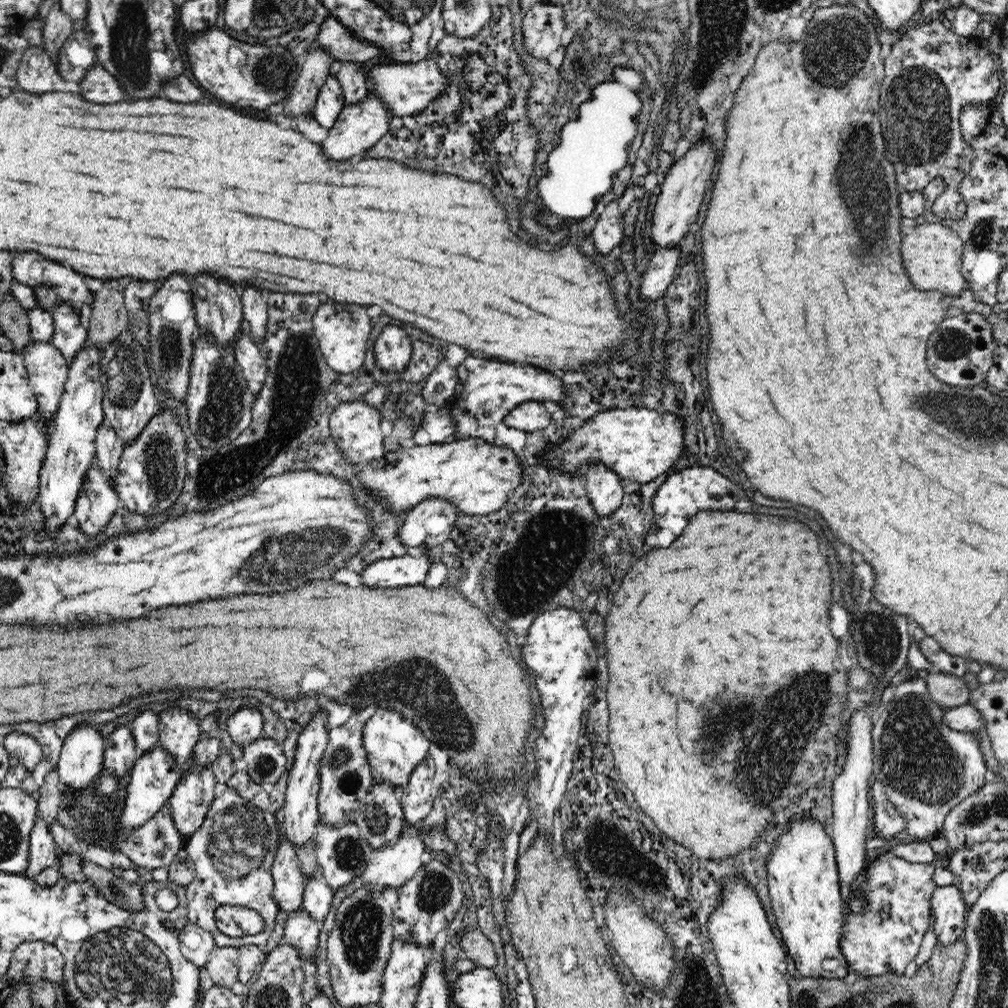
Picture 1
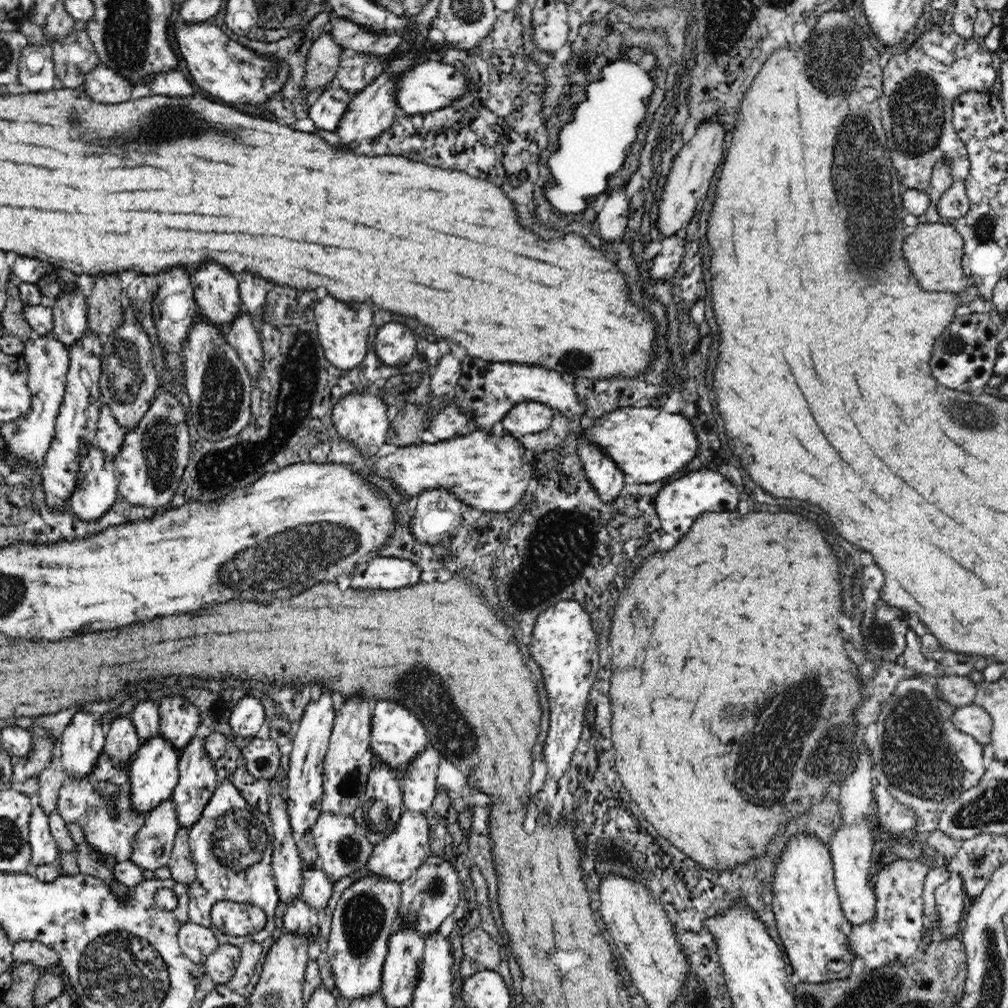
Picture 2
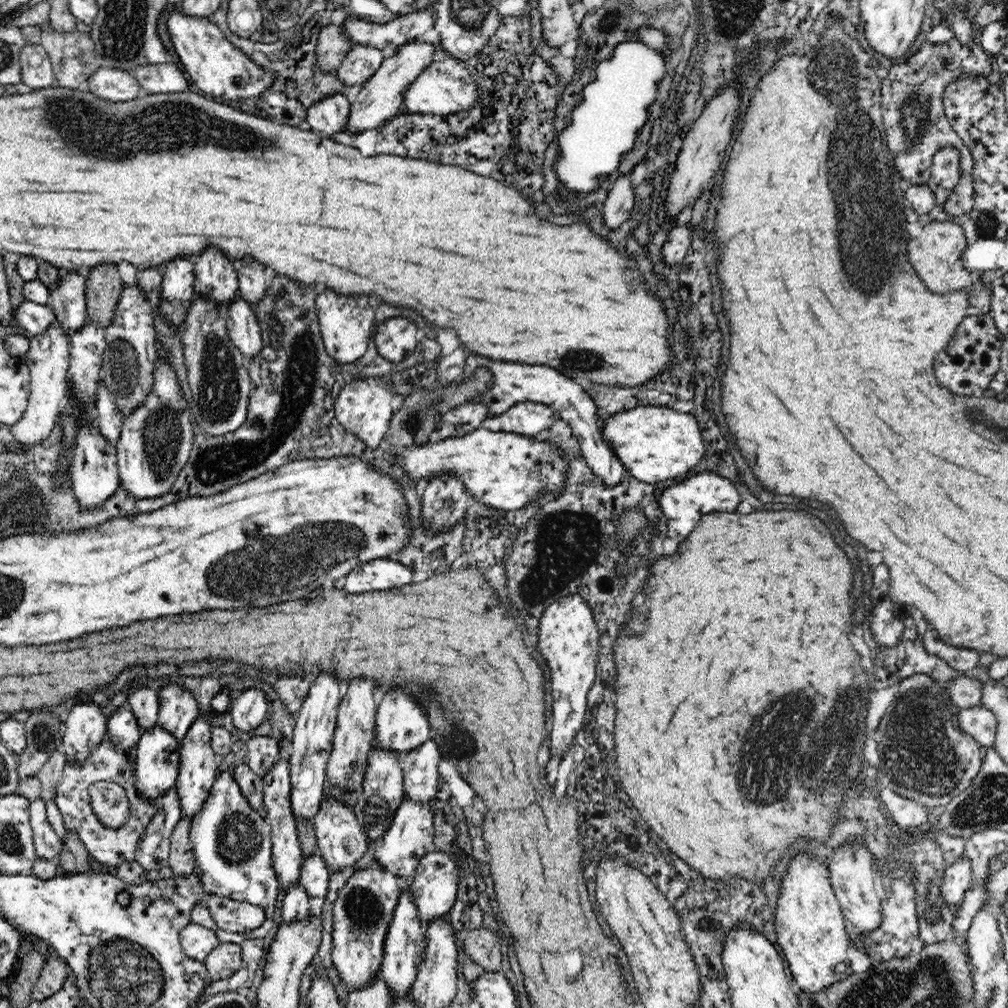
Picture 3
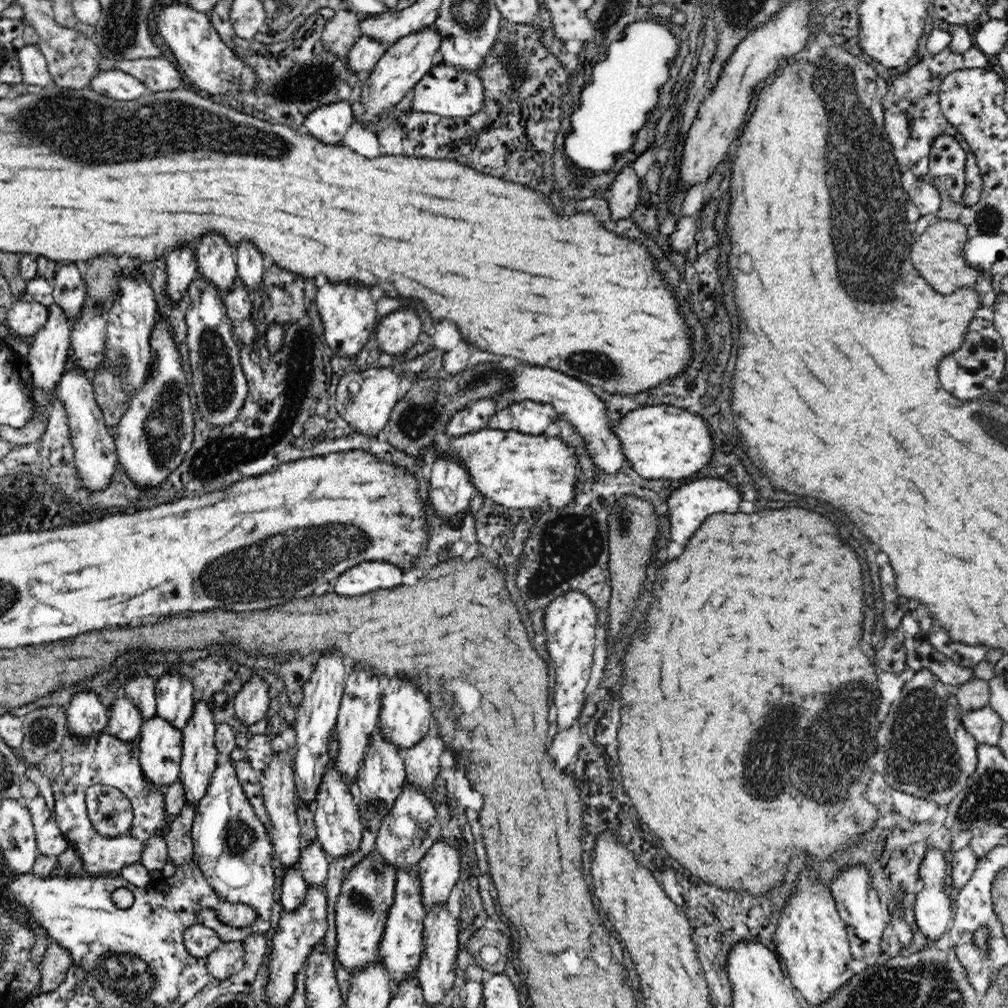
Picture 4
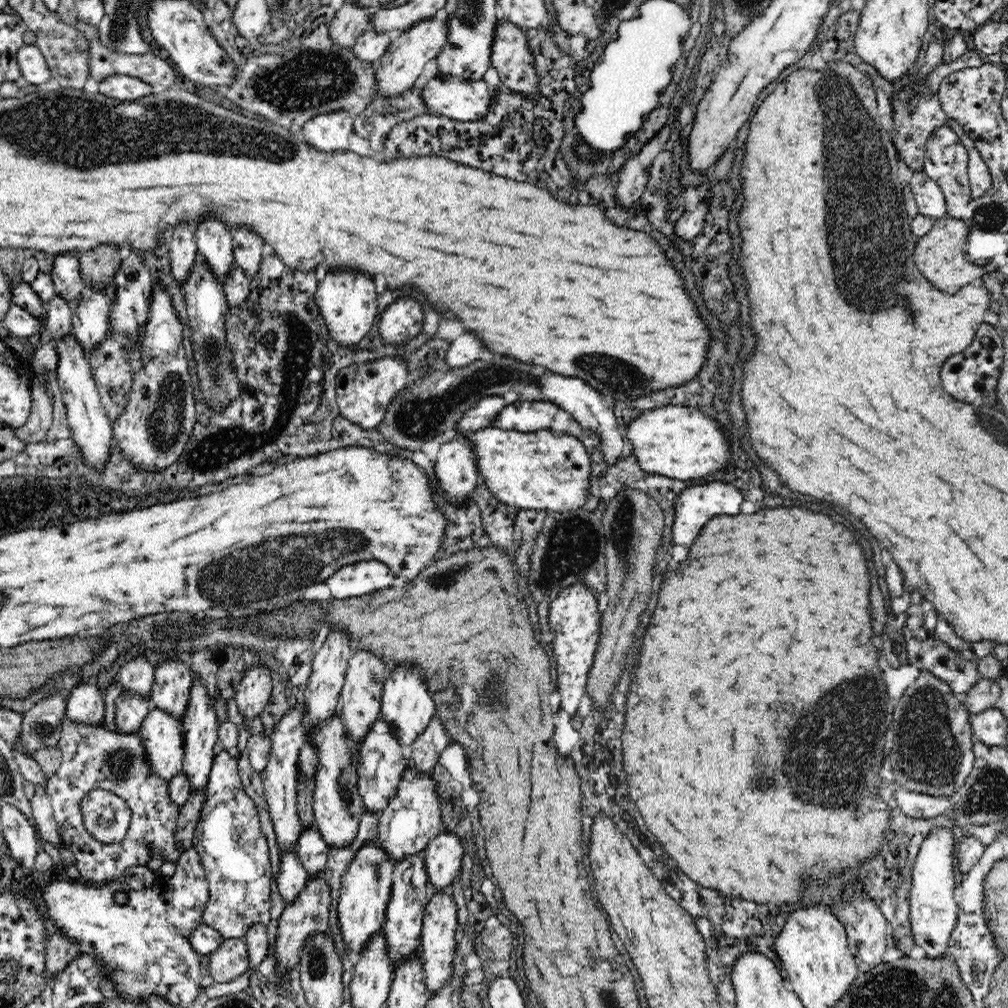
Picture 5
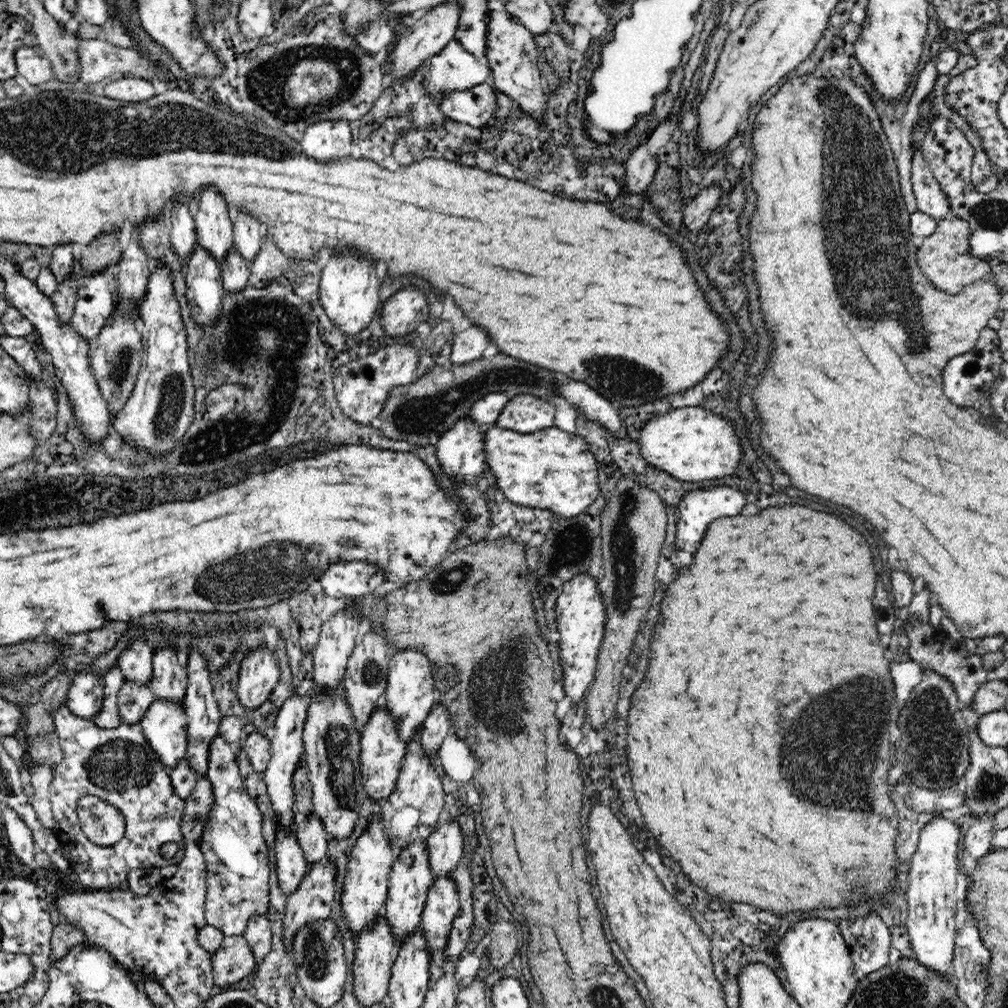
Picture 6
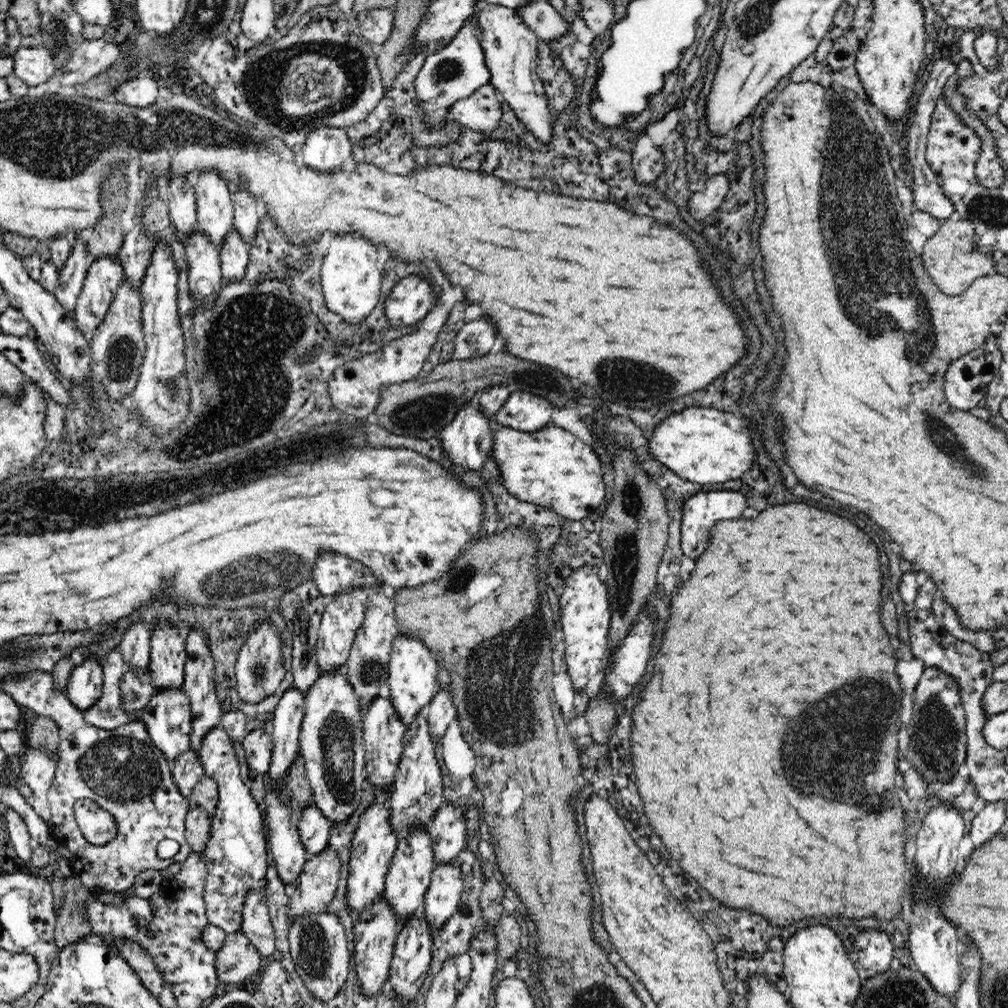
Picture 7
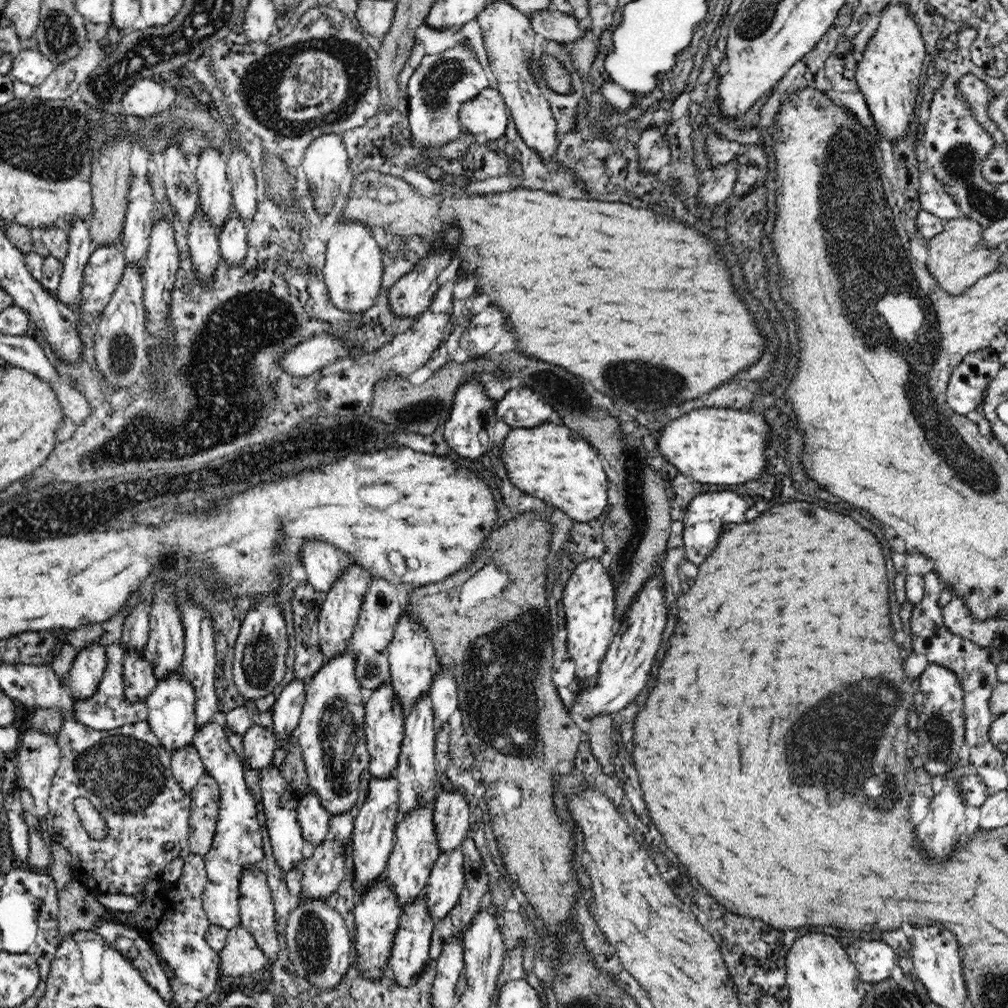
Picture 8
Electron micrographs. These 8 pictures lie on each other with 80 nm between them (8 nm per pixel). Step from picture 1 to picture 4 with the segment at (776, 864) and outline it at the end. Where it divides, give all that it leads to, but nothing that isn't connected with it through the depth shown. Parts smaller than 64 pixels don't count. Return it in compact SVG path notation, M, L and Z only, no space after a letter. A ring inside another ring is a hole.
M804 872L796 884L796 892L780 915L774 934L776 952L788 970L788 980L802 993L808 1004L824 1004L854 976L850 966L853 960L846 924L840 918L830 890L818 882L812 872Z

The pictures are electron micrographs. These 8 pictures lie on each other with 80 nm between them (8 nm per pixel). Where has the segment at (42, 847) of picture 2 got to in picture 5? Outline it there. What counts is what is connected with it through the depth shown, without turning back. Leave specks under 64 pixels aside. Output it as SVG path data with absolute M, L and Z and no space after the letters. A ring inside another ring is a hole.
M47 783L36 785L35 794L30 799L30 807L32 807L32 815L34 815L34 824L37 833L42 835L44 841L61 847L62 838L60 838L60 834L58 834L57 831L57 822L46 788Z

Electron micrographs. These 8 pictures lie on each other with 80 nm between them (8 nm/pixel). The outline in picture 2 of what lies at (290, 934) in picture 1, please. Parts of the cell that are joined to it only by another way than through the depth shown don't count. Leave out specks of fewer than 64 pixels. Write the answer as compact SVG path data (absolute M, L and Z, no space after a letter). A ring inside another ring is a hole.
M302 897L293 898L287 904L283 920L285 931L288 934L310 938L318 931L316 911Z

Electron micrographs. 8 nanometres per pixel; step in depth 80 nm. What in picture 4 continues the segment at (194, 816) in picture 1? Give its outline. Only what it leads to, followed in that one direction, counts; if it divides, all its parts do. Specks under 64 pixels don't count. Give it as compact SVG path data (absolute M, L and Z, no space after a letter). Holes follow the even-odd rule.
M204 700L195 701L193 713L190 715L187 723L181 732L183 735L183 748L179 780L182 781L182 787L184 787L186 803L192 803L192 805L197 806L199 800L206 794L217 765L216 754L218 754L218 749L215 747L217 725L214 722L208 703Z

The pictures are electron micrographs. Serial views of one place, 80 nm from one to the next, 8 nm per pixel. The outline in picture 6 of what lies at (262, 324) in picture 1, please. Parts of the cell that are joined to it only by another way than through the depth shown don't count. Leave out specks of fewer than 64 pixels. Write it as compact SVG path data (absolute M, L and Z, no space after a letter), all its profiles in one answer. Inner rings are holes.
M232 210L232 218L234 218L234 242L238 244L236 249L239 254L243 255L246 263L251 264L260 250L260 238L262 238L260 226L262 224L244 210L238 210L236 216Z

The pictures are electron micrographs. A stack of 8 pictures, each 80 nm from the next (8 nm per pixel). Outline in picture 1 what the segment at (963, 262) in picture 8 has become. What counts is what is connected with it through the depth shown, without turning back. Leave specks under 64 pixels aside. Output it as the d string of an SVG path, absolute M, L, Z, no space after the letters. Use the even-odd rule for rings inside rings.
M925 222L903 235L900 254L912 284L921 291L938 291L944 296L957 296L965 290L966 279L961 273L964 241L956 231L942 223Z

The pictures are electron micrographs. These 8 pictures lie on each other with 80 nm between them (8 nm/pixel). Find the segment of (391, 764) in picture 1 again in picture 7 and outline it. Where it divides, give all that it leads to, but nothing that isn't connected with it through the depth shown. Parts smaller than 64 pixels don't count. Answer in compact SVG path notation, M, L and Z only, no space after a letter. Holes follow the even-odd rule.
M400 633L394 639L389 660L389 697L396 709L396 714L406 726L412 724L418 711L422 710L424 705L428 705L440 689L437 681L438 668L438 661L434 658L434 654L420 638Z

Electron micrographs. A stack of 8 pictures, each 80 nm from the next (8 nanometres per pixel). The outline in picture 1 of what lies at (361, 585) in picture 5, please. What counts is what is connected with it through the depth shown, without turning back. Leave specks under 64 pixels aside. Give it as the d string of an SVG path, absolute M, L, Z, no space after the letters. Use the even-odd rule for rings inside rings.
M423 554L385 558L367 564L359 574L365 586L394 589L423 584L430 568L430 559Z

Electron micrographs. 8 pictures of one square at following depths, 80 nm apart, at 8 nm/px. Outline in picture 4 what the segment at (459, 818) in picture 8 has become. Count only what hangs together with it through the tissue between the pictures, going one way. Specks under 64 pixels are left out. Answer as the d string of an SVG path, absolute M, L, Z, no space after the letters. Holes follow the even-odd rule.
M437 840L416 865L426 909L446 903L460 874L460 851Z

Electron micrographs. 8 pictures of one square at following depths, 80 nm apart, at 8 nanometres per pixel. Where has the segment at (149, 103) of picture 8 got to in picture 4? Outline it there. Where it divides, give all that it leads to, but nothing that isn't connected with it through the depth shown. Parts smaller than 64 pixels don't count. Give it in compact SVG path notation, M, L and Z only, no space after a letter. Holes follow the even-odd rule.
M100 70L90 85L98 94L117 101L131 101L148 93L143 82L121 70Z

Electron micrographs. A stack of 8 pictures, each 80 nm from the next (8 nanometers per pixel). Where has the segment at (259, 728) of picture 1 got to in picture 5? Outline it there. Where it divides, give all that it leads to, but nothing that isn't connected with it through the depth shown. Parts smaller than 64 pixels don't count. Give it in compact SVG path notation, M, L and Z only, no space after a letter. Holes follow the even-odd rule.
M262 664L245 670L235 692L235 701L238 711L247 722L259 716L270 702L273 685L270 669L264 668Z

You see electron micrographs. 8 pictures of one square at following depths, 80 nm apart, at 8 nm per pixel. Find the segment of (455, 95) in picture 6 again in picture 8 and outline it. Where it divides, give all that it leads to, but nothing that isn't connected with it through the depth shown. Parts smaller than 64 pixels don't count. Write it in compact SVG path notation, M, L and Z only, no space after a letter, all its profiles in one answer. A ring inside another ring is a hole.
M486 87L476 98L463 105L461 126L481 140L498 140L506 134L510 110L498 89Z

